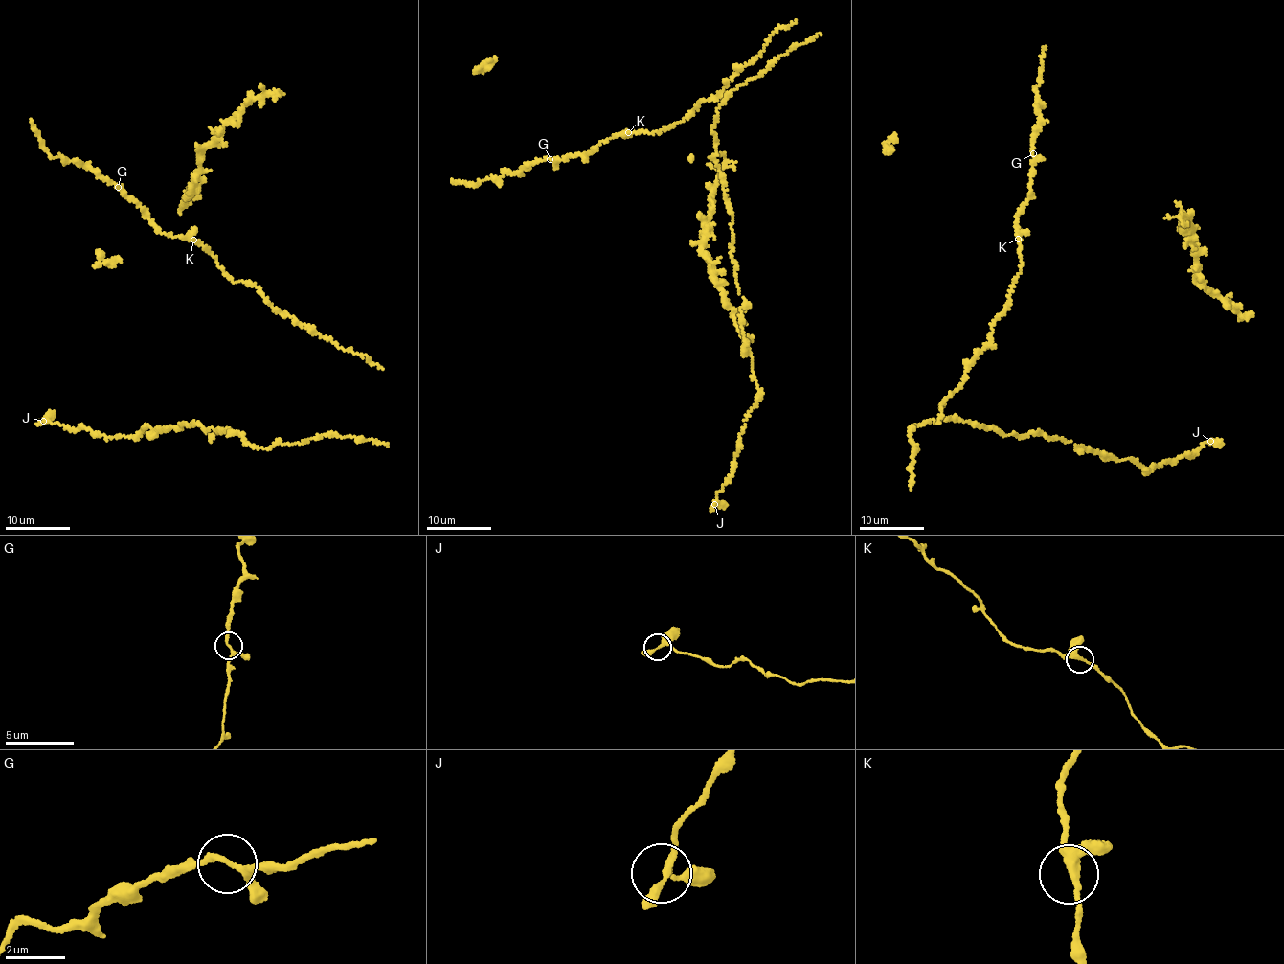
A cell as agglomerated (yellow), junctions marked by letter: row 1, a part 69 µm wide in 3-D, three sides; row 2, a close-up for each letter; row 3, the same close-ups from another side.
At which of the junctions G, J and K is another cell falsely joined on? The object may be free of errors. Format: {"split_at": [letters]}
{"split_at": []}

